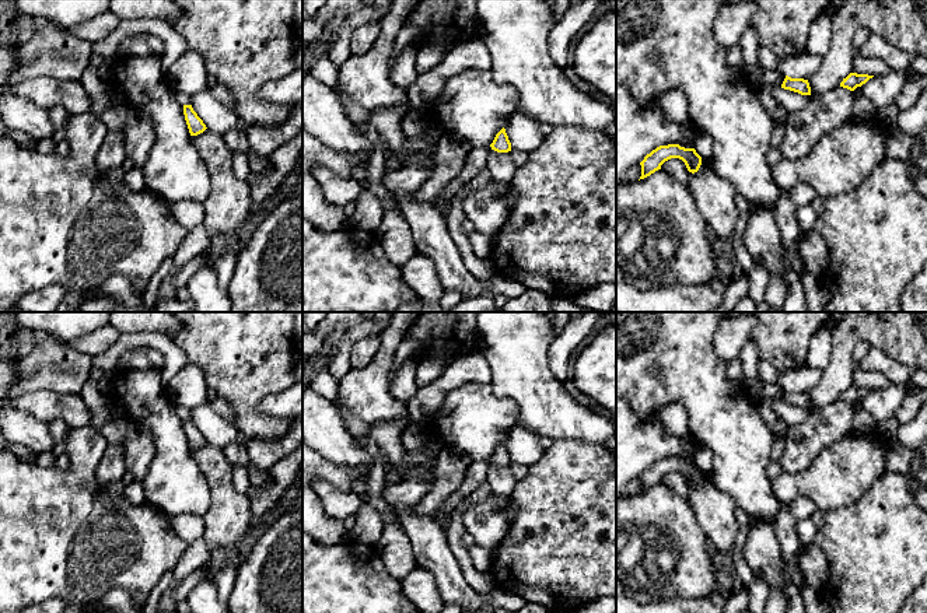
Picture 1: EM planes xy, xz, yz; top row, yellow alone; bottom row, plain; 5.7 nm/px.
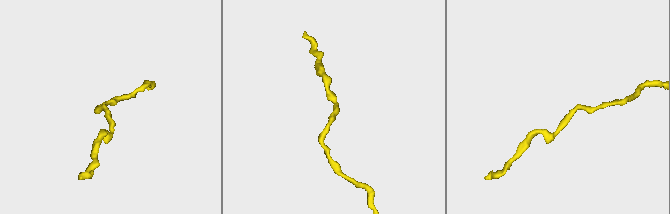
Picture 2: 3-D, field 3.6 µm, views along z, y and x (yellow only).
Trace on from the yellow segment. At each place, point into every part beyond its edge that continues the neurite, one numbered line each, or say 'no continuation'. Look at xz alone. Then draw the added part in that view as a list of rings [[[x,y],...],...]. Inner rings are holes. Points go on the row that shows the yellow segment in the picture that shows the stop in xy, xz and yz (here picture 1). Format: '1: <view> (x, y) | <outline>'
no continuation

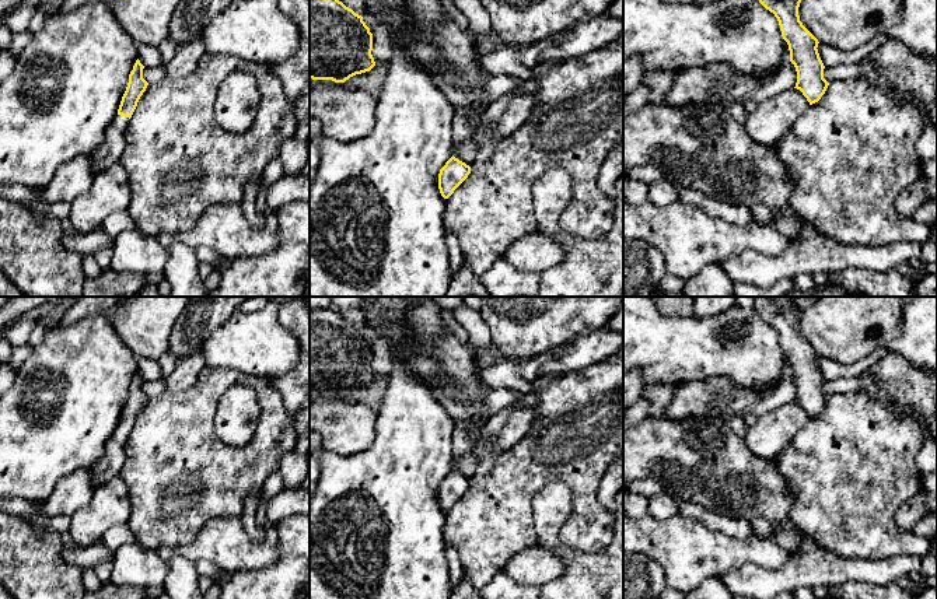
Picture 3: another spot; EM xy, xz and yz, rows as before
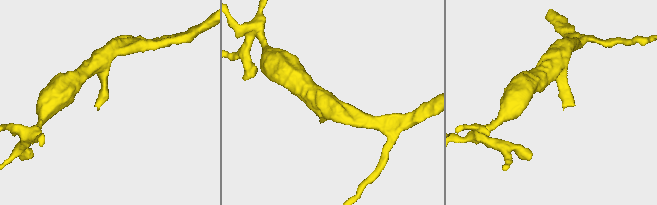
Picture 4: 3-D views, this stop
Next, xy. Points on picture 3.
1: xy (112, 147) | [[[116,113],[105,129],[102,144],[90,154],[97,172],[119,162],[125,151],[125,130],[127,123],[129,118]]]

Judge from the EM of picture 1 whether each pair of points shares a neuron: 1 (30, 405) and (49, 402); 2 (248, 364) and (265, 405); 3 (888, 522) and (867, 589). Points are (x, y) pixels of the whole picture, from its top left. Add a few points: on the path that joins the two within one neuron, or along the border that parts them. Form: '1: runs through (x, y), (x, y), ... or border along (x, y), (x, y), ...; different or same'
1: runs through (34, 403), (45, 403); same
2: border along (287, 388), (266, 395), (256, 409); different
3: runs through (885, 539), (871, 573); same

